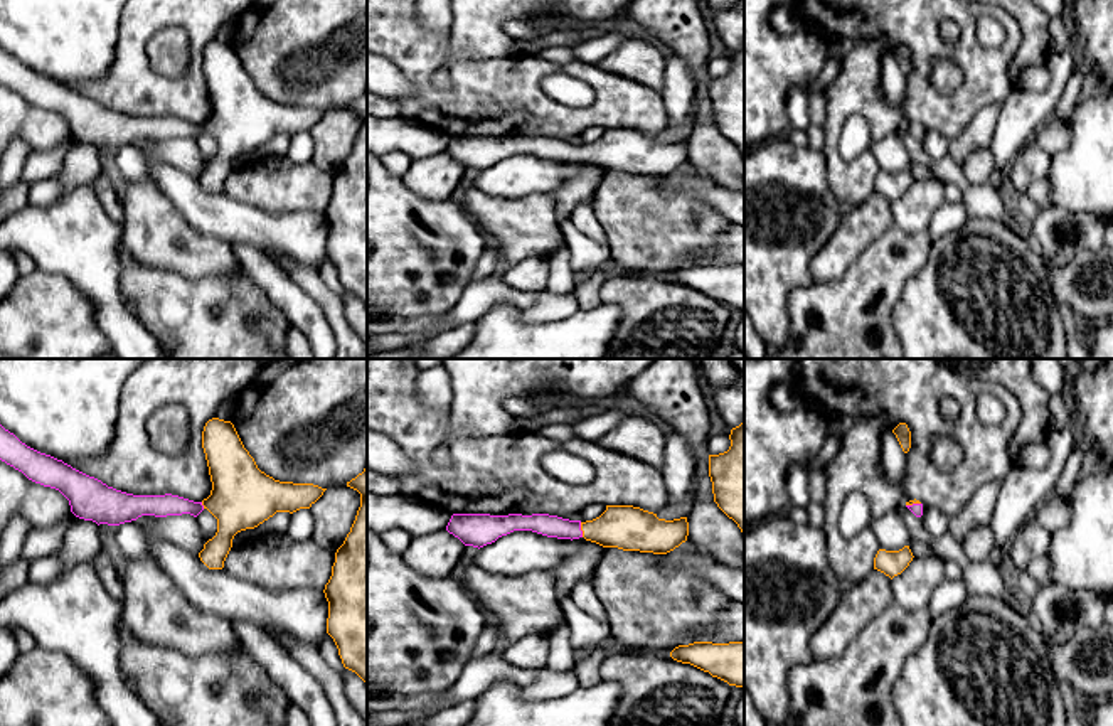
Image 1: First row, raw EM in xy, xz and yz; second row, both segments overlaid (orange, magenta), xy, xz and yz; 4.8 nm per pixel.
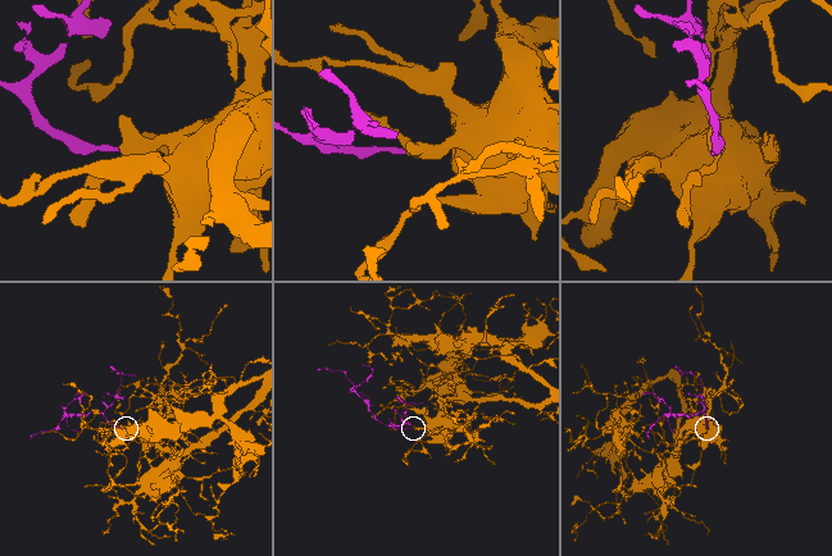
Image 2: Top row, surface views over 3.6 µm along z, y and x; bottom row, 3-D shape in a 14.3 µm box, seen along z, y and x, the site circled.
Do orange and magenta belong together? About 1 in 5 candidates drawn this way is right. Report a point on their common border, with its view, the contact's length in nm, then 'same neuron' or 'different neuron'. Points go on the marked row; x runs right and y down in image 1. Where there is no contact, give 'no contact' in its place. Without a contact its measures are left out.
meets orange in xz at (581, 529); contact 70 nm long; same neuron

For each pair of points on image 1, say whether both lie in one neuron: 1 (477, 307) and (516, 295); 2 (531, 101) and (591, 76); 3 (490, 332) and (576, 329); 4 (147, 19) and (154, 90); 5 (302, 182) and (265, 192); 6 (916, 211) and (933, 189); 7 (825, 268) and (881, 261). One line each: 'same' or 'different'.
1: same
2: same
3: same
4: same
5: same
6: same
7: different

